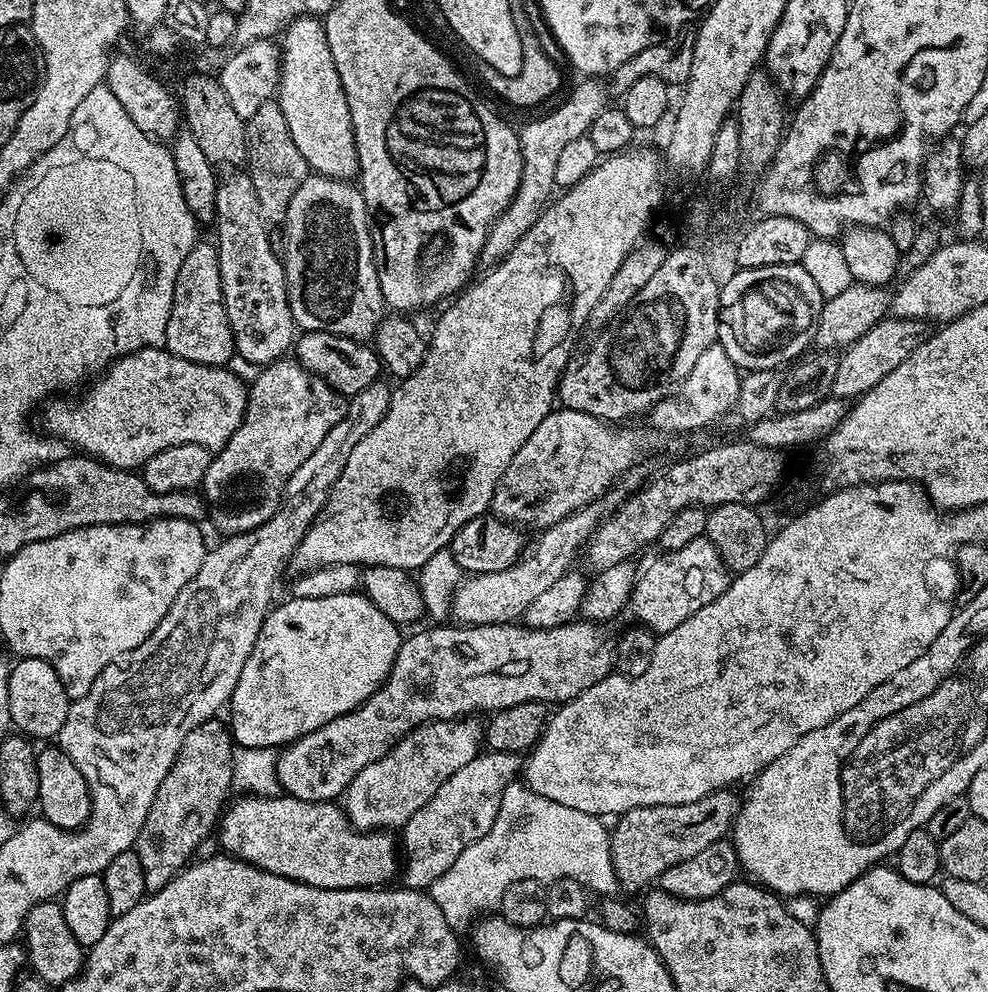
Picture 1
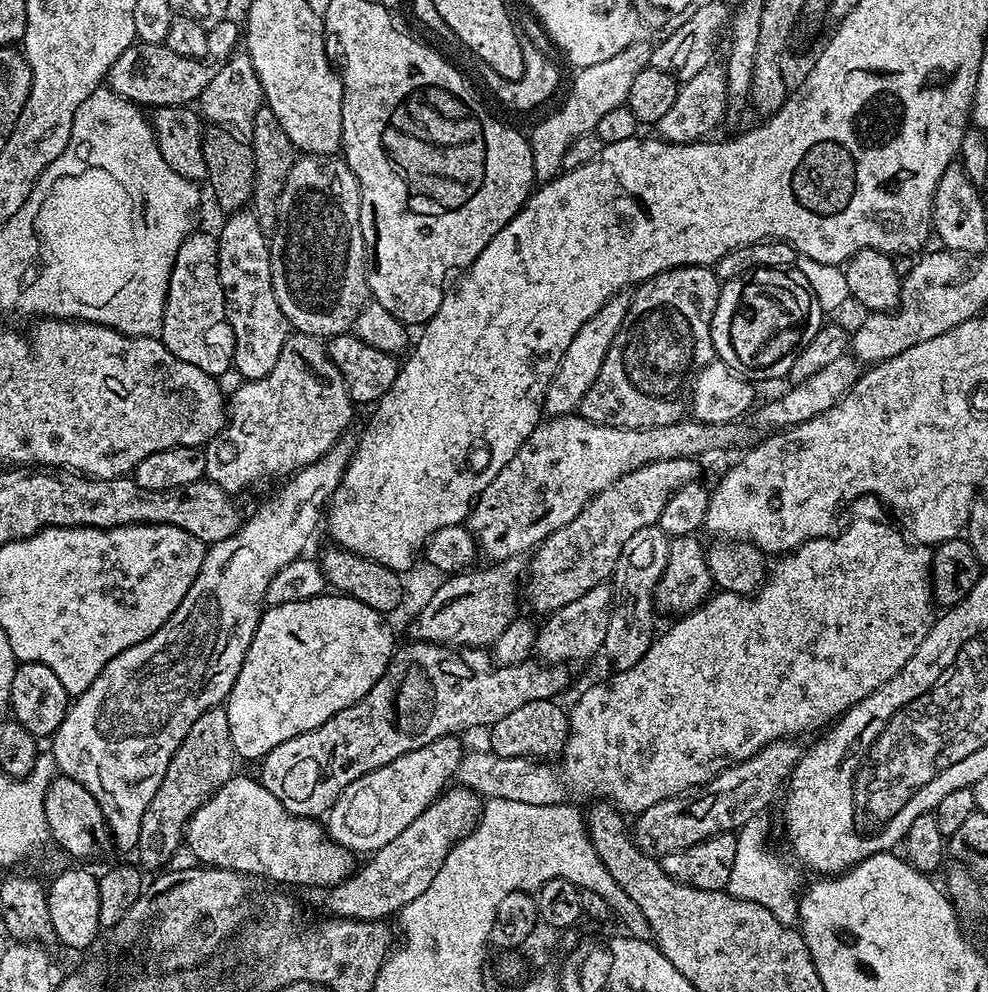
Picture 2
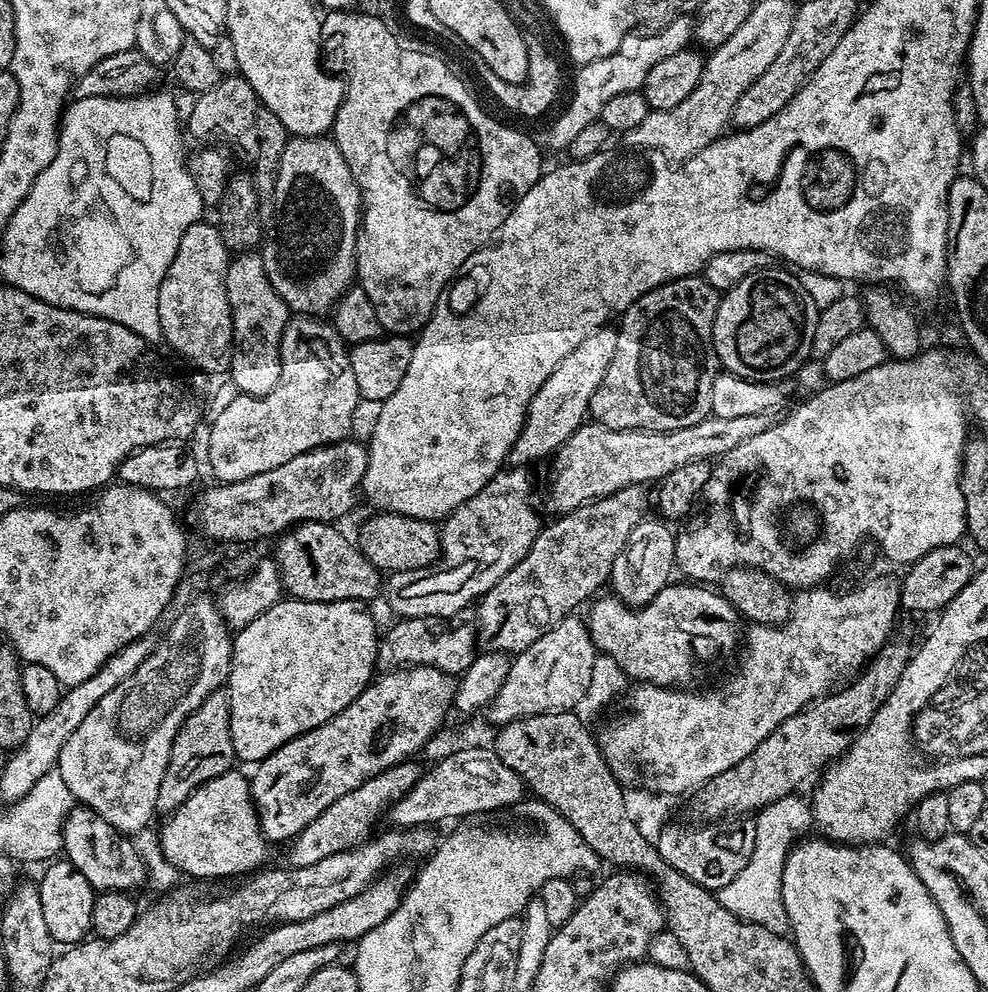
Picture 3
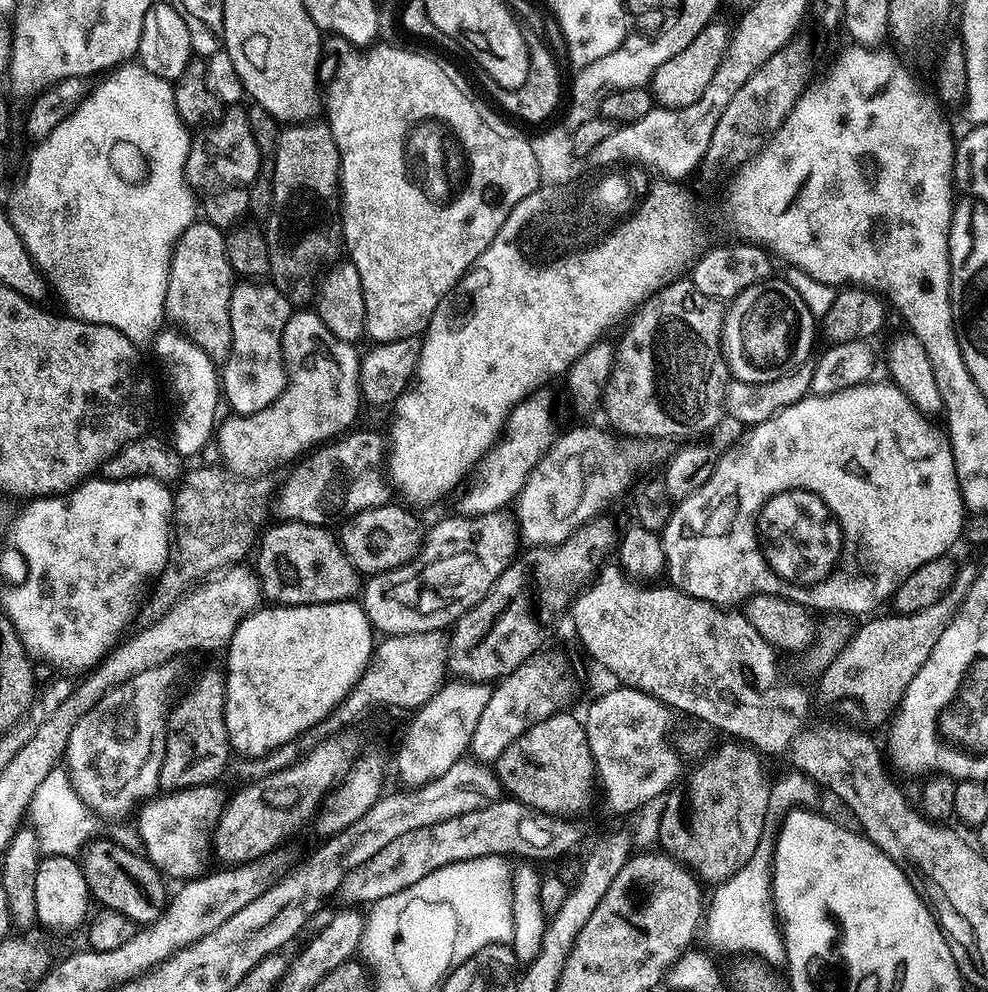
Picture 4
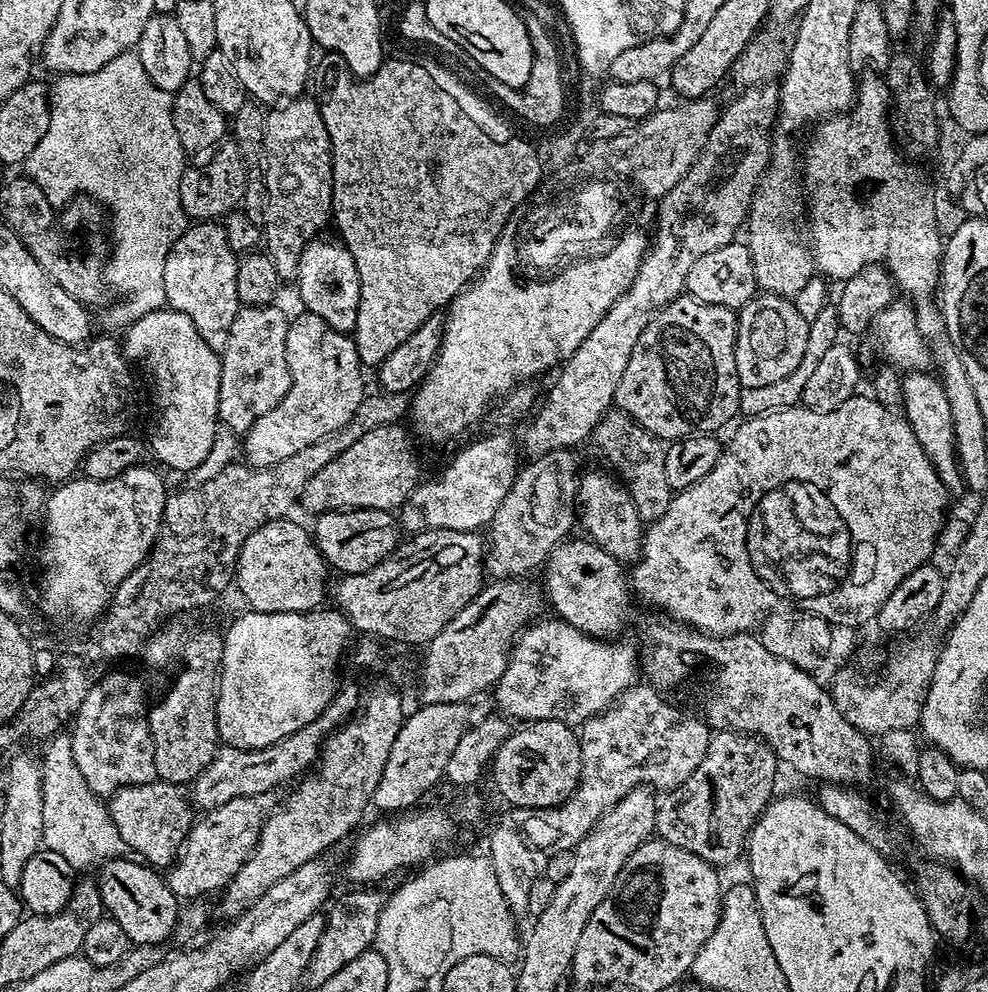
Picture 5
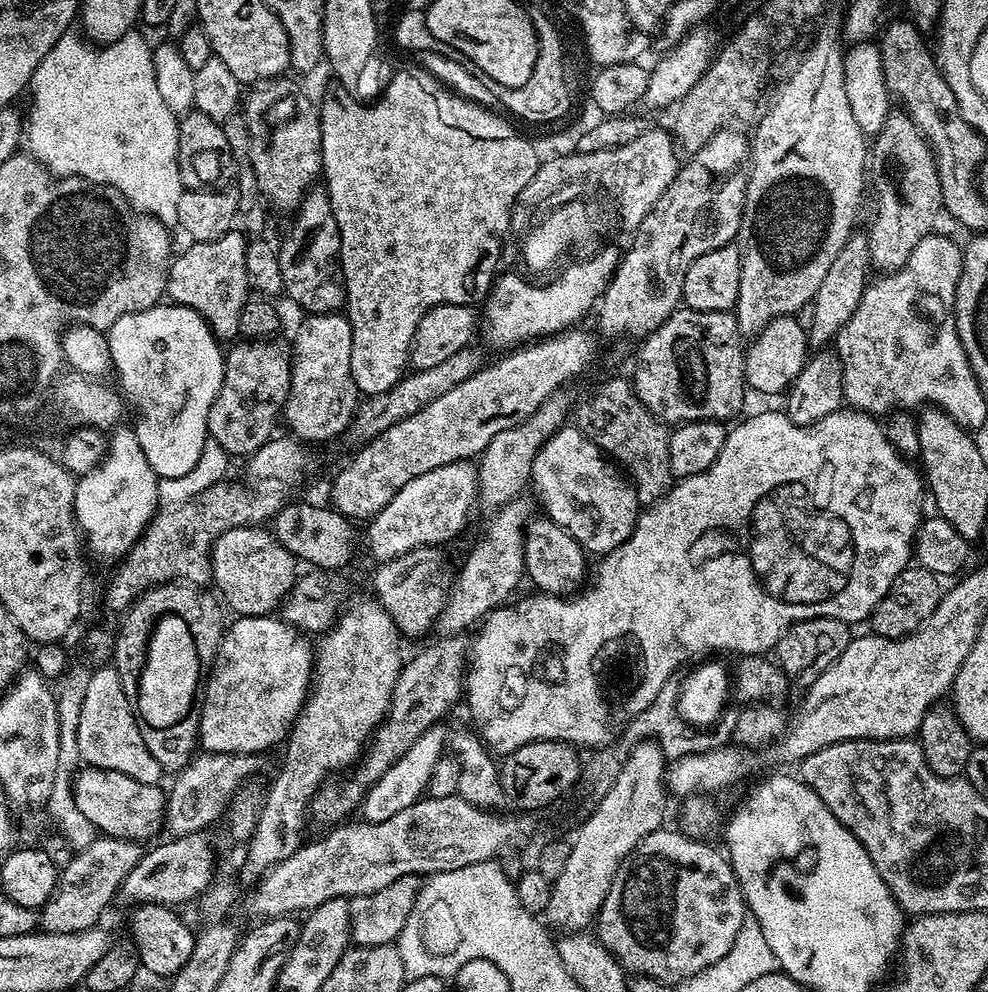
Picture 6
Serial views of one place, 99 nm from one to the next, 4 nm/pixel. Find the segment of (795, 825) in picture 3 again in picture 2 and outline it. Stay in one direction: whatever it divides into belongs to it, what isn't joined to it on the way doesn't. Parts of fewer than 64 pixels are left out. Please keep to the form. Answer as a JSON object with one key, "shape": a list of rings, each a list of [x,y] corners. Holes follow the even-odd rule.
{"shape":[[[764,816],[750,818],[738,829],[736,836],[736,853],[734,854],[734,866],[730,869],[730,882],[726,891],[734,898],[746,902],[758,902],[758,906],[766,906],[778,922],[793,926],[801,923],[800,897],[801,889],[796,889],[796,872],[780,856],[775,856],[768,849],[764,841],[764,831],[767,830],[767,819]]]}

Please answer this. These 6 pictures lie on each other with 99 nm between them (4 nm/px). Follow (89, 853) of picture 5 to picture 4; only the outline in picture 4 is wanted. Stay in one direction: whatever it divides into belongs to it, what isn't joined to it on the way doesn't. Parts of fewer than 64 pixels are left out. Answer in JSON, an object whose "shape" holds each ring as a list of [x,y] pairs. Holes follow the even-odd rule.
{"shape":[[[57,766],[50,770],[50,774],[46,774],[46,778],[42,778],[38,790],[34,790],[34,798],[28,804],[26,820],[27,823],[32,823],[29,824],[30,830],[36,835],[36,841],[44,856],[73,858],[81,855],[98,823],[92,809],[84,805],[82,798],[74,790],[71,775],[64,766]]]}

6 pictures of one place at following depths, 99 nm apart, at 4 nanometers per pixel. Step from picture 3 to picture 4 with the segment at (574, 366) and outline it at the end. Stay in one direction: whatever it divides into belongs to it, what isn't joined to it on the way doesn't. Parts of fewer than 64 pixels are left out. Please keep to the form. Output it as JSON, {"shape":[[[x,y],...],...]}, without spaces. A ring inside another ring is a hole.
{"shape":[[[547,387],[540,388],[514,406],[496,446],[488,451],[478,465],[480,480],[473,479],[472,489],[460,500],[461,513],[480,516],[482,513],[504,510],[520,495],[526,478],[550,450],[558,435],[556,412],[552,409],[552,396],[548,391]]]}

